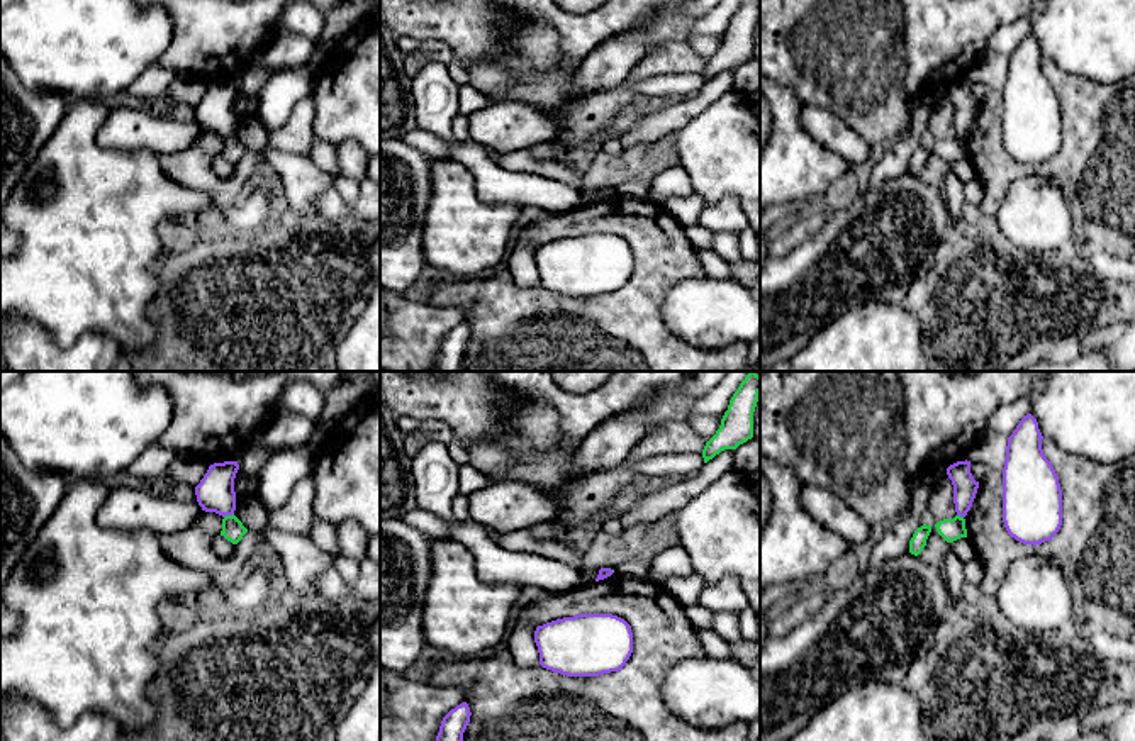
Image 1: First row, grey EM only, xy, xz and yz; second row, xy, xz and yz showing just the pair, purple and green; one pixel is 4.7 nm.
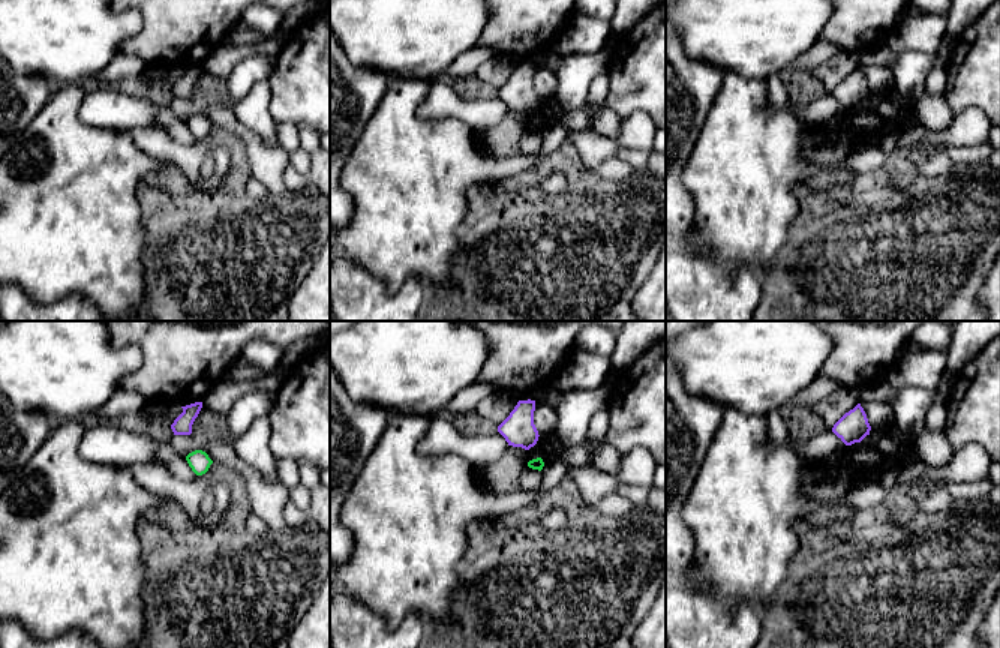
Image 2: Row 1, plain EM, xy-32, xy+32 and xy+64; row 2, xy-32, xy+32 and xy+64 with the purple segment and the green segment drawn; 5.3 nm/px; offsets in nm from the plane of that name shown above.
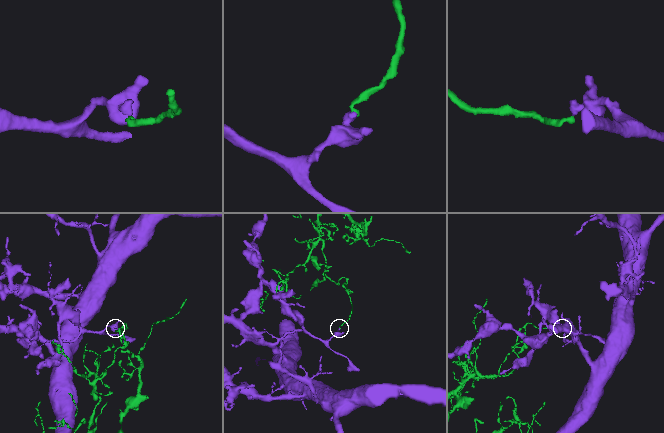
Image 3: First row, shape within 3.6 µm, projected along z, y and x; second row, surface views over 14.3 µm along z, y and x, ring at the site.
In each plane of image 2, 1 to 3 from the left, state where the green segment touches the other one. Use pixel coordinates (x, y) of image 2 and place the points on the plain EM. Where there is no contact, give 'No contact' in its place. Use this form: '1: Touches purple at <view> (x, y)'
1: No contact
2: No contact
3: No contact

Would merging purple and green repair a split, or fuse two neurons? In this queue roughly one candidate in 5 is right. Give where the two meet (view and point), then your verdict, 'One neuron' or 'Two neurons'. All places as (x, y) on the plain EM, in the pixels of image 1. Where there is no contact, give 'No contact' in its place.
Touches purple at xy (228, 134). Two neurons

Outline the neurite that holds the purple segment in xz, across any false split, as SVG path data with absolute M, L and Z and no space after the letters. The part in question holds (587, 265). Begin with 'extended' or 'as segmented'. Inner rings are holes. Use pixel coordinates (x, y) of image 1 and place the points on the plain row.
as segmented | M577 234L534 251L540 285L567 297L619 292L633 273L631 246L612 234Z

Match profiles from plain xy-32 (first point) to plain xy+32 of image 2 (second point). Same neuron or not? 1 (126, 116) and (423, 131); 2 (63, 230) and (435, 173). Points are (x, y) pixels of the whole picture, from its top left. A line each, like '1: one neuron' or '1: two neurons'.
1: two neurons
2: one neuron

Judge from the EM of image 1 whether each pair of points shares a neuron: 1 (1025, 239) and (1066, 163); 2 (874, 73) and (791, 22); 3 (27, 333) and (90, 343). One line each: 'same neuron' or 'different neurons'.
1: different neurons
2: same neuron
3: same neuron

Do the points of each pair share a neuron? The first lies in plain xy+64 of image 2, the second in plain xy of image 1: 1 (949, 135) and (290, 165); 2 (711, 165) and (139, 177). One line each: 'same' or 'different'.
1: different
2: same

